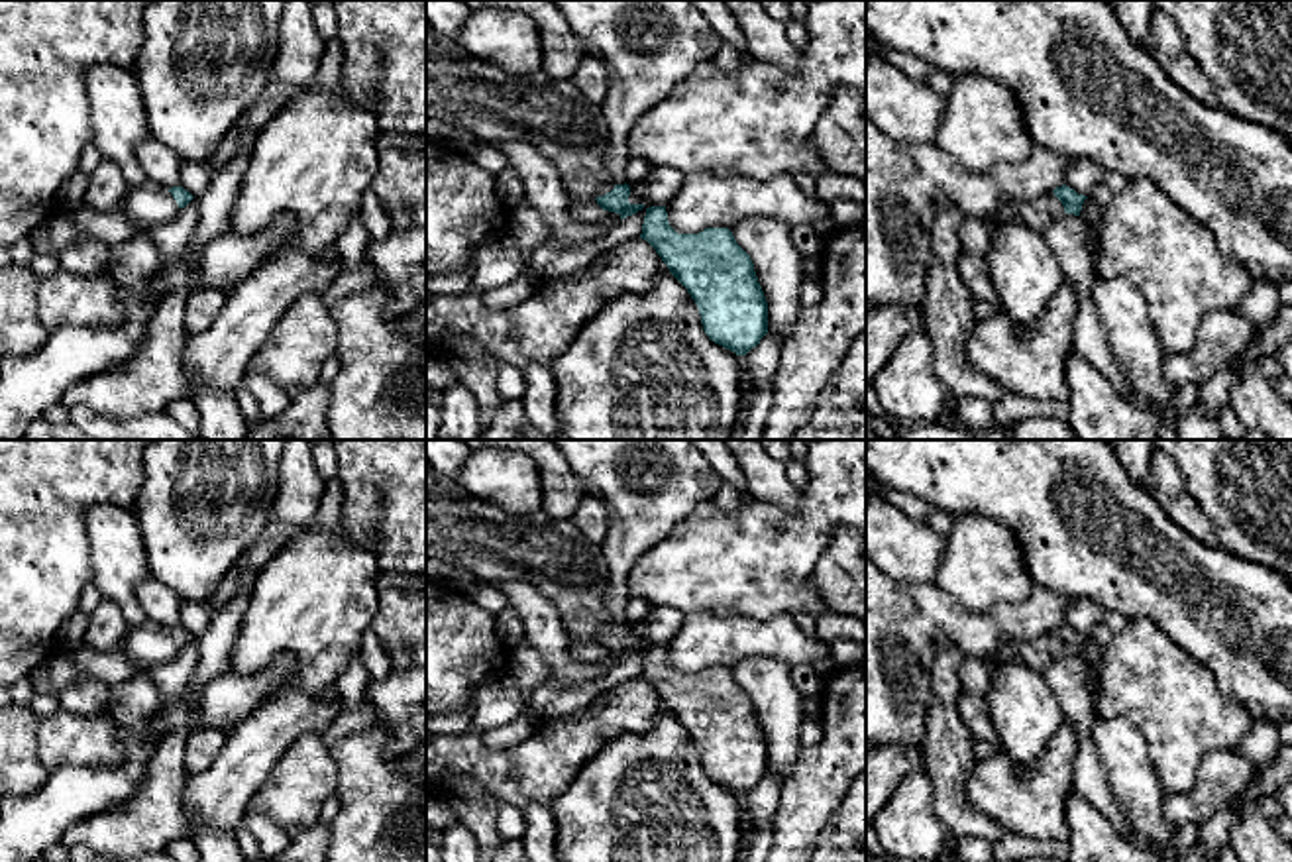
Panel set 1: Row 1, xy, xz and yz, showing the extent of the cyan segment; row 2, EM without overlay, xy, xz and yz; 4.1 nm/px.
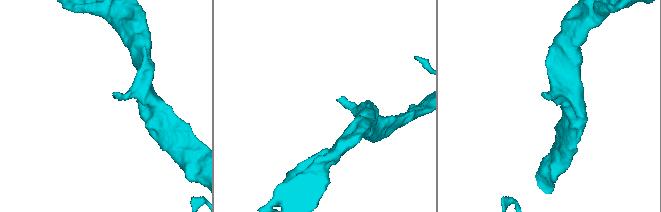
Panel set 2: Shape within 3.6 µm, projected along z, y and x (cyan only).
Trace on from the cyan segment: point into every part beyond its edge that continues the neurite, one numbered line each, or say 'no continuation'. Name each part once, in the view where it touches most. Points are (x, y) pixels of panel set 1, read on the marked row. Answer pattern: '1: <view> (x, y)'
1: xz (554, 116)

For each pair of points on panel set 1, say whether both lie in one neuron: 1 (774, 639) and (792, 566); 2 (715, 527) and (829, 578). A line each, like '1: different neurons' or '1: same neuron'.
1: different neurons
2: different neurons

